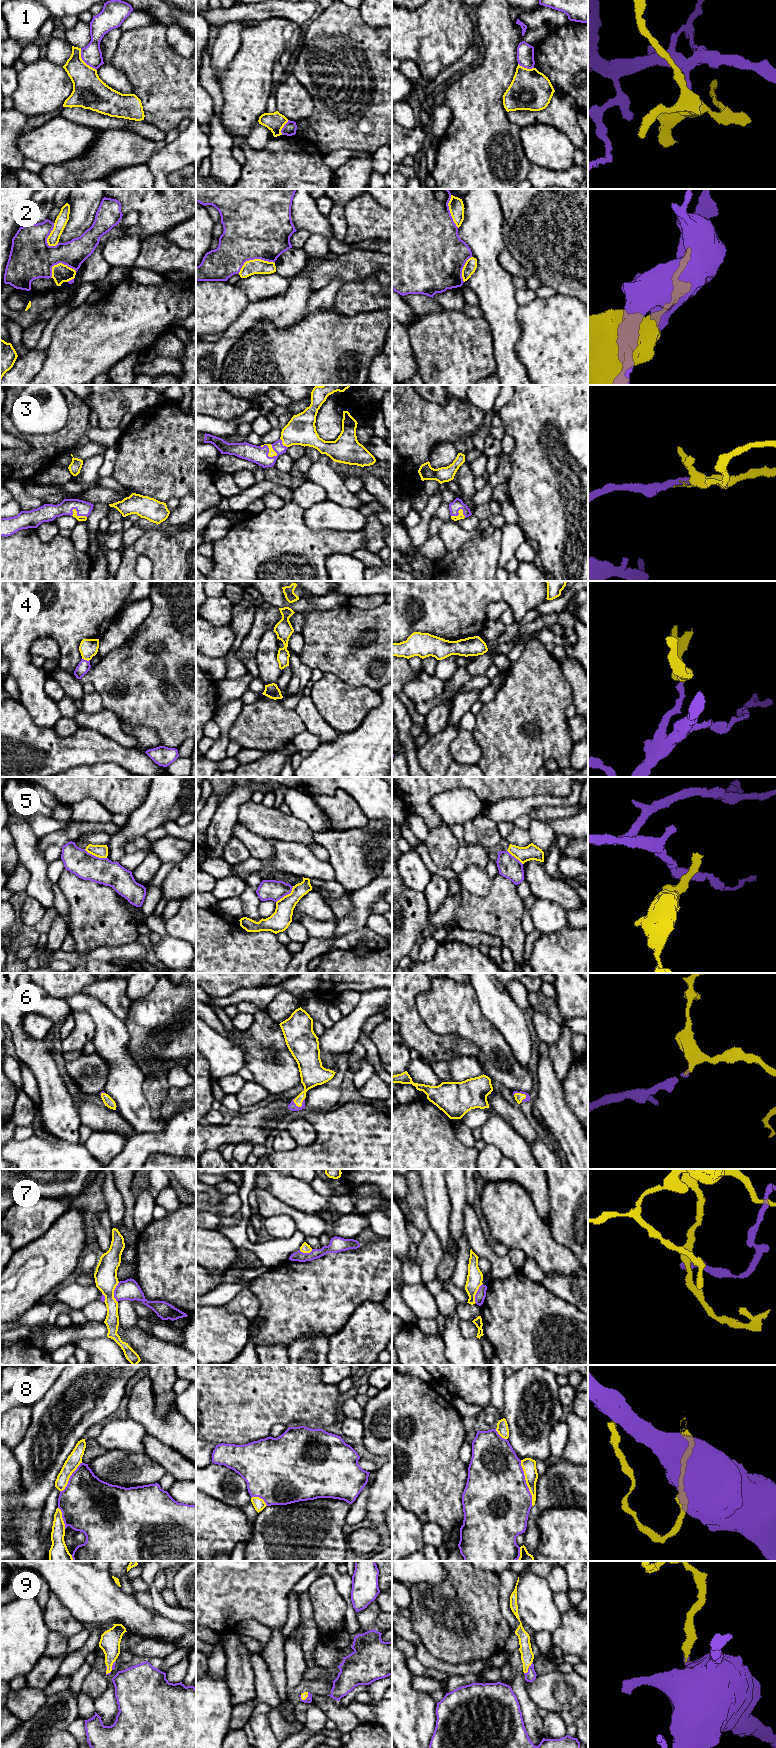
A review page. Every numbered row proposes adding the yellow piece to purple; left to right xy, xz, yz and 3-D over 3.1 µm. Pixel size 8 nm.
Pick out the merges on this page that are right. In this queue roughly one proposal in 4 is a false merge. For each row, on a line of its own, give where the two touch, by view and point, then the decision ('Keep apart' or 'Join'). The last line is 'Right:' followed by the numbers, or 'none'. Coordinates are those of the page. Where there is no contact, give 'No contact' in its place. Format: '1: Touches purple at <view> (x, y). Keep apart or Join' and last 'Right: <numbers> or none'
1: Touches purple at xy (84, 61). Keep apart
2: Touches purple at xz (254, 258). Keep apart
3: Touches purple at xz (268, 452). Join
4: Touches purple at xy (86, 660). Keep apart
5: Touches purple at xy (95, 856). Join
6: Touches purple at xz (301, 1106). Join
7: Touches purple at xy (114, 1292). Keep apart
8: Touches purple at yz (525, 1483). Join
9: Touches purple at yz (528, 1668). Join
Right: 3, 5, 6, 8, 9

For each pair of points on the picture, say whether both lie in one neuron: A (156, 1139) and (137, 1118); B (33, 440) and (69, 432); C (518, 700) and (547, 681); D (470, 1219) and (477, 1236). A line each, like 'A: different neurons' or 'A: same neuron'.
A: different neurons
B: same neuron
C: same neuron
D: same neuron

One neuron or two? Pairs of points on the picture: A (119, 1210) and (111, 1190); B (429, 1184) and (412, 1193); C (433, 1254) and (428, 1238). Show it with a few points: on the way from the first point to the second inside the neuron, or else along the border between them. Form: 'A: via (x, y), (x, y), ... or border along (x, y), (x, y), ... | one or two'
A: via (116, 1205), (111, 1195) | one
B: border along (420, 1179), (426, 1210) | two
C: via (430, 1250), (430, 1242) | one

